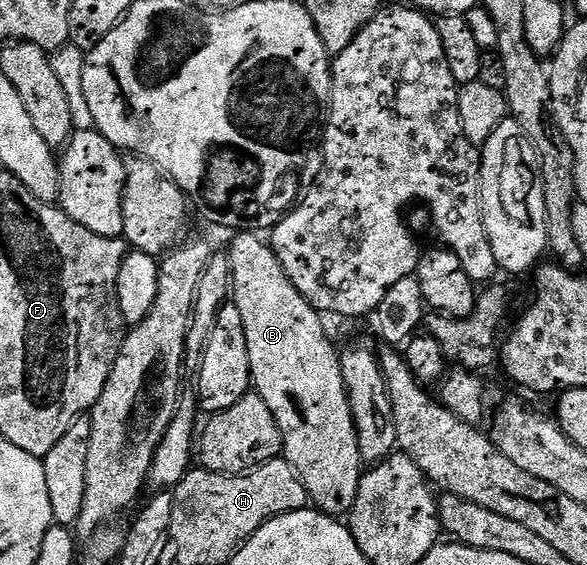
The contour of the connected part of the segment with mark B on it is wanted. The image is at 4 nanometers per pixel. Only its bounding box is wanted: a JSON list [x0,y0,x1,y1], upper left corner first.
[228,230,364,517]

